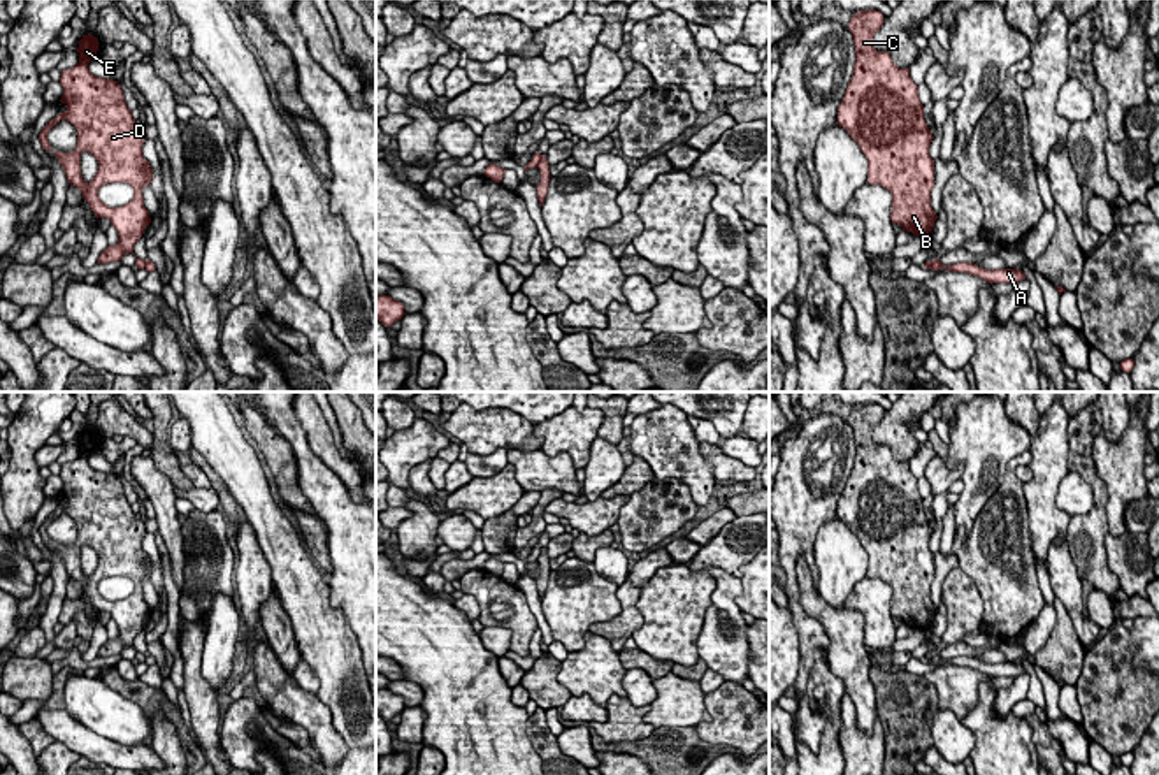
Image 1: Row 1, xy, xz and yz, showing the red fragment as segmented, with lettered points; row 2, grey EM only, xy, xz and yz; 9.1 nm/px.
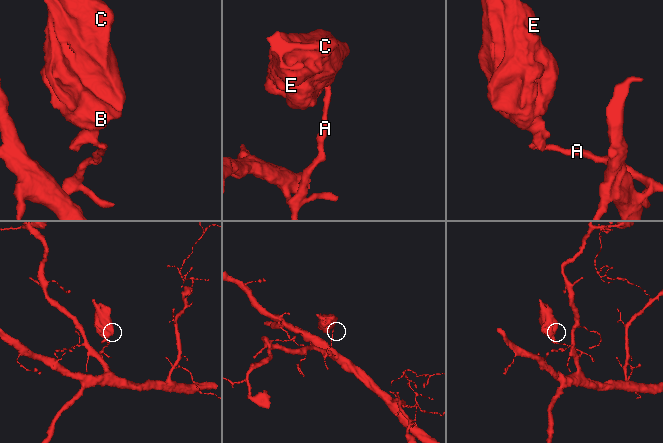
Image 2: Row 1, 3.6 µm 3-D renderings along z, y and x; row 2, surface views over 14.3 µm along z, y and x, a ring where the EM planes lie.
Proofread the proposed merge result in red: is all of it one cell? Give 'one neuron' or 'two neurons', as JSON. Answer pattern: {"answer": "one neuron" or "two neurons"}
{"answer": "two neurons"}

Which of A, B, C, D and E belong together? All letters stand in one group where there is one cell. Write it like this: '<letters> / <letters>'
A / B C D E

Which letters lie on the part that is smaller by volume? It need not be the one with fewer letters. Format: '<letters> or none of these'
B, C, D, E

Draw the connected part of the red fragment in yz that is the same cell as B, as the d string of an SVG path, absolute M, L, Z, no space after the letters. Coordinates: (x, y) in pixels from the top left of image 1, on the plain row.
M860 404L852 409L848 424L853 429L853 467L838 501L838 518L859 538L867 552L867 576L882 578L892 587L892 617L913 629L929 629L936 606L931 601L934 580L934 554L929 550L932 527L924 513L918 480L910 471L910 462L894 459L887 445L873 441L875 427L883 420L880 404Z

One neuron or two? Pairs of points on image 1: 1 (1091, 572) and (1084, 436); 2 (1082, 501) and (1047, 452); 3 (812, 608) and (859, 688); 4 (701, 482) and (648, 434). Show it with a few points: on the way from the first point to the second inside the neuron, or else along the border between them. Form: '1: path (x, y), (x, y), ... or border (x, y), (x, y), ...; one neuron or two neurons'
1: path (1091, 538), (1098, 514), (1098, 485), (1086, 470); one neuron
2: border (1068, 471), (1059, 484), (1056, 505), (1070, 517); two neurons
3: path (833, 624), (847, 638), (847, 658), (852, 666); one neuron
4: path (689, 468), (682, 461), (671, 461), (662, 449); one neuron

